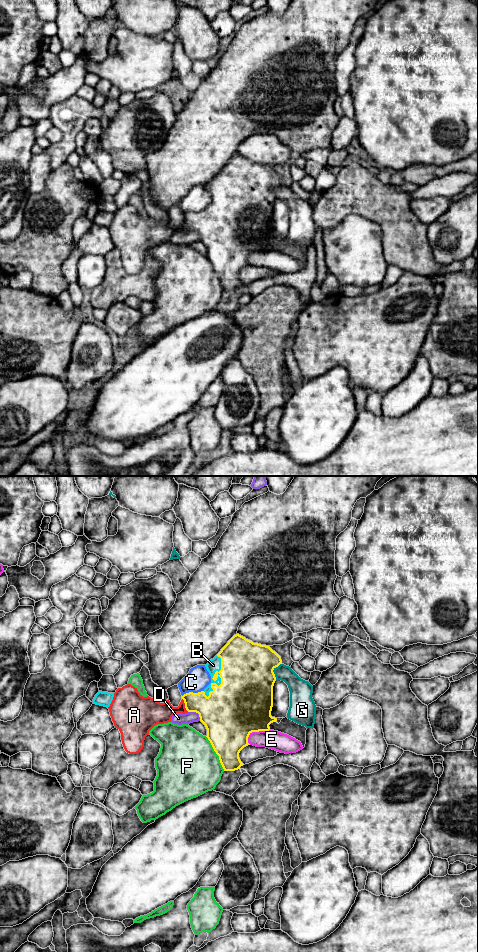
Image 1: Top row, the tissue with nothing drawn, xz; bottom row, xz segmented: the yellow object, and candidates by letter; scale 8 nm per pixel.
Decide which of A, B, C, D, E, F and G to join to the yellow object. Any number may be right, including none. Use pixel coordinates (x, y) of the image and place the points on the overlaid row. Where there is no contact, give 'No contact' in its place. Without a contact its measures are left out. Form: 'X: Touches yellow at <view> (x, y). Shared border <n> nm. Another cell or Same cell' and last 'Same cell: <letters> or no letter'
A: Touches yellow at xz (185, 705). Shared border 120 nm. Another cell
B: Touches yellow at xz (218, 675). Shared border 360 nm. Same cell
C: Touches yellow at xz (192, 692). Shared border 180 nm. Another cell
D: Touches yellow at xz (196, 712). Shared border 130 nm. Another cell
E: Touches yellow at xz (255, 731). Shared border 220 nm. Another cell
F: Touches yellow at xz (216, 753). Shared border 320 nm. Another cell
G: Touches yellow at xz (272, 671). Shared border 140 nm. Another cell
Same cell: B

